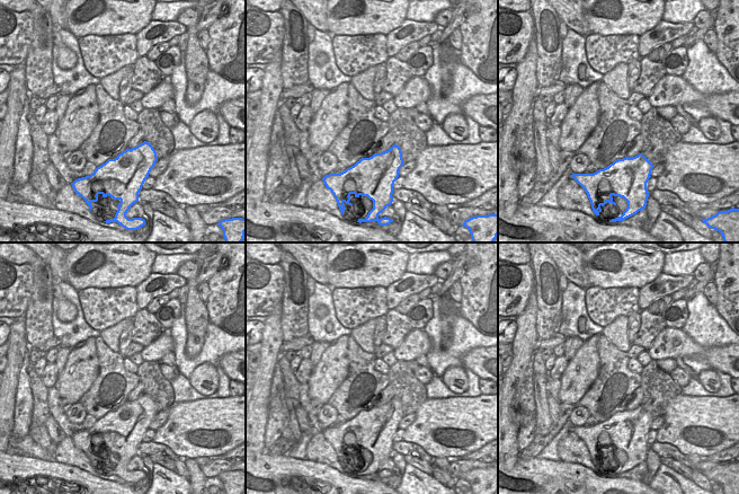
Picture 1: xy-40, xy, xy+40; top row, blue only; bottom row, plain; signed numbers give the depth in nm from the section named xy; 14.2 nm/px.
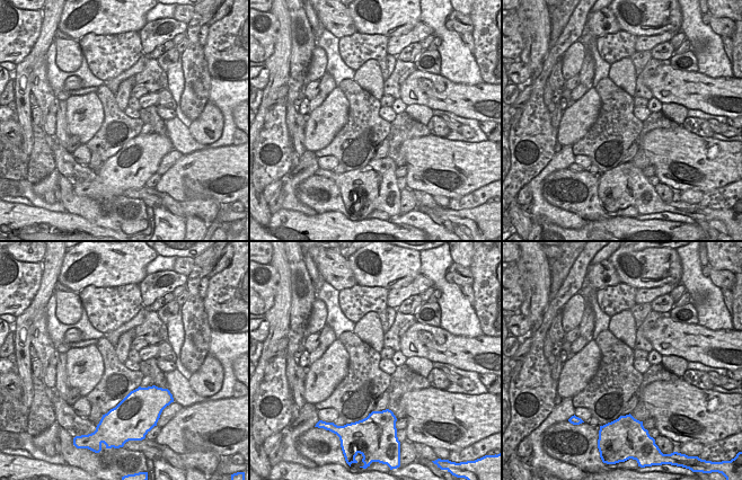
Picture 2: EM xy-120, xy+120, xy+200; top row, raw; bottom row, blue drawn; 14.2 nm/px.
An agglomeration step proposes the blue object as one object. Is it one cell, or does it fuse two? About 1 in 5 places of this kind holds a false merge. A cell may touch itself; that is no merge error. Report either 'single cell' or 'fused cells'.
single cell

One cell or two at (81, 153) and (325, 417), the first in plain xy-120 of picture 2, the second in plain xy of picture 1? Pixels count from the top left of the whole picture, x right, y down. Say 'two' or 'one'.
one

